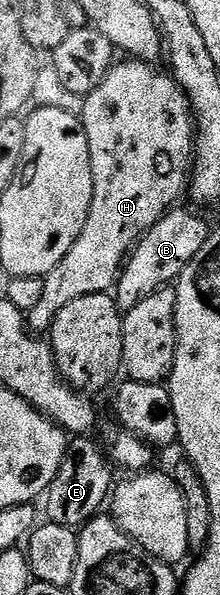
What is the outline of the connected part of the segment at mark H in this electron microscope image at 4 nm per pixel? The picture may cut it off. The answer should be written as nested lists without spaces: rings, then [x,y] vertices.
[[[131,57],[123,61],[125,63],[113,65],[106,81],[102,81],[102,85],[98,85],[98,89],[83,100],[82,122],[86,141],[90,145],[90,165],[94,177],[92,204],[86,225],[82,225],[82,233],[78,233],[78,241],[74,241],[70,253],[54,265],[50,274],[44,276],[42,302],[26,313],[28,326],[36,333],[51,332],[58,313],[62,313],[70,301],[111,292],[132,248],[140,242],[140,236],[173,210],[179,204],[176,202],[180,194],[183,191],[185,194],[190,187],[196,153],[196,121],[184,88],[167,70],[159,71],[159,66]]]

